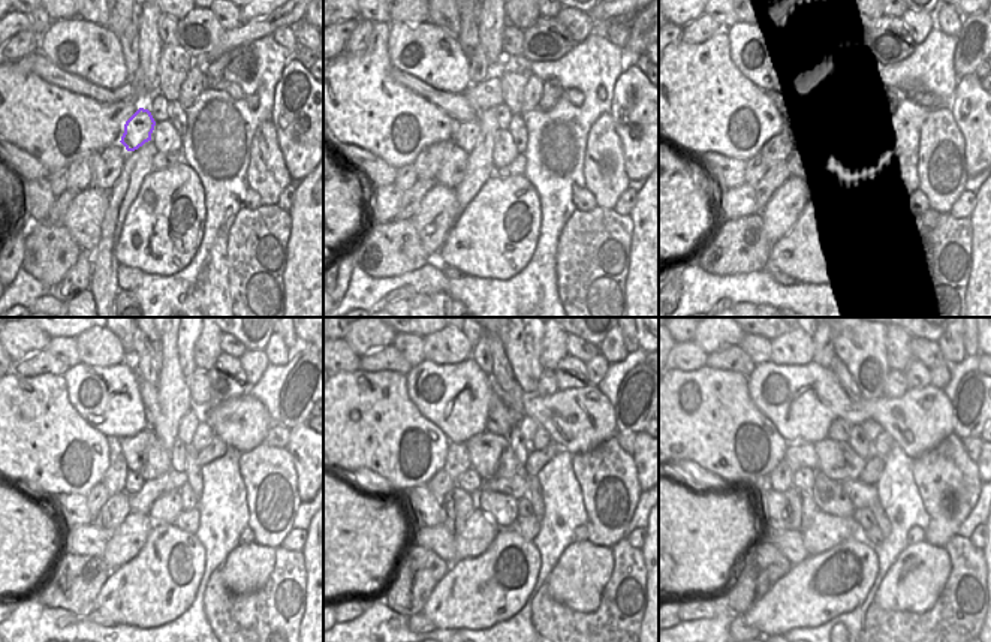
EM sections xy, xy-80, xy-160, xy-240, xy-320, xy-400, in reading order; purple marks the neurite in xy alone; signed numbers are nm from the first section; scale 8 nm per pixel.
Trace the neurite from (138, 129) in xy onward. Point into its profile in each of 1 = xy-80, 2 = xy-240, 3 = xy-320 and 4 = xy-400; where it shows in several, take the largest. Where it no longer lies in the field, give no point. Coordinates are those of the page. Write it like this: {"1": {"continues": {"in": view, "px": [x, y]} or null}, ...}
{"1": {"continues": {"in": "xy-80", "px": [466, 135]}}, "2": {"continues": {"in": "xy-240", "px": [133, 482]}}, "3": {"continues": {"in": "xy-320", "px": [470, 481]}}, "4": {"continues": {"in": "xy-400", "px": [803, 479]}}}

